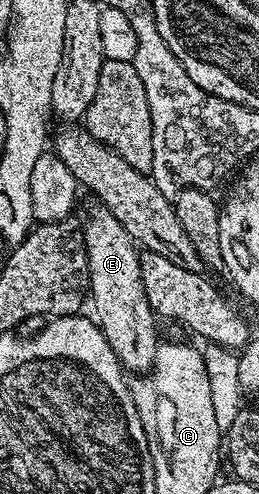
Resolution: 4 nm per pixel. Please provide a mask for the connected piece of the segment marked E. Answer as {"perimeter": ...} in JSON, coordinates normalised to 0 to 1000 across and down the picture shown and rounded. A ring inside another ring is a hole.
{"perimeter":[[[359,413],[340,425],[340,443],[320,443],[324,500],[340,512],[340,583],[347,619],[371,626],[367,650],[409,680],[425,704],[456,721],[467,739],[529,759],[583,751],[602,733],[610,682],[602,684],[606,638],[587,634],[564,607],[564,583],[548,575],[541,540],[544,508],[533,492],[456,453],[413,419]]]}

